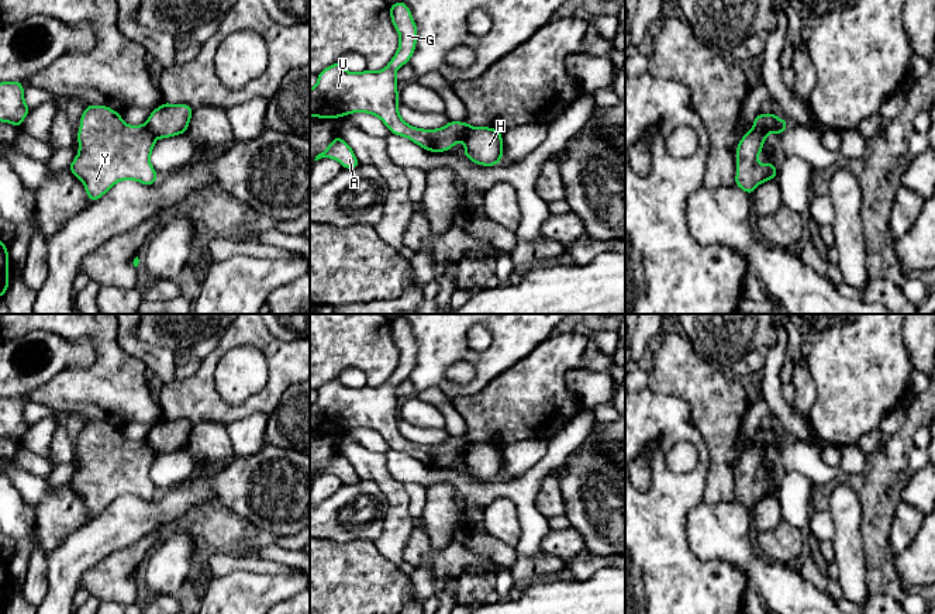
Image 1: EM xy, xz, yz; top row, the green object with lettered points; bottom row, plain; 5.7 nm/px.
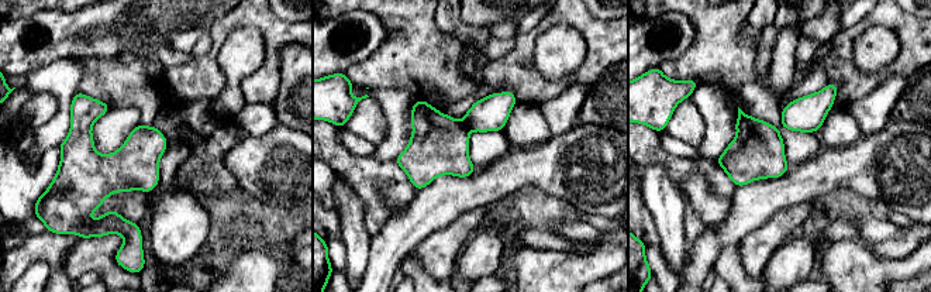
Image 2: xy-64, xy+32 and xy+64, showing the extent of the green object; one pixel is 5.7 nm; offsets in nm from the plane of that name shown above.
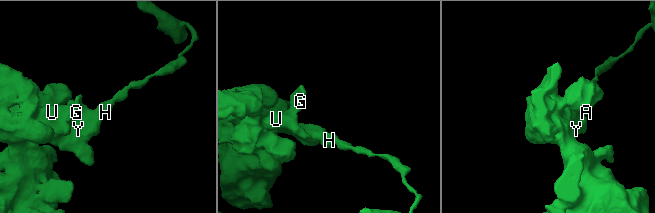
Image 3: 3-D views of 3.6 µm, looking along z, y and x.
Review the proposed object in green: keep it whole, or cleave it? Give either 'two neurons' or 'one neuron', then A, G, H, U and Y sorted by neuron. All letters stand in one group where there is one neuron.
two neurons; groups A G U Y / H

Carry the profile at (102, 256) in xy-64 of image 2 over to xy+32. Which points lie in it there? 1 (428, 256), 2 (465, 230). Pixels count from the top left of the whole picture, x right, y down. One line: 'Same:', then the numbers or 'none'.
Same: 1, 2

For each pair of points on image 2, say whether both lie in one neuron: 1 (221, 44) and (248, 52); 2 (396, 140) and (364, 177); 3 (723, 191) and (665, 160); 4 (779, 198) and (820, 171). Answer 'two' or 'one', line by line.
1: one
2: two
3: one
4: one

